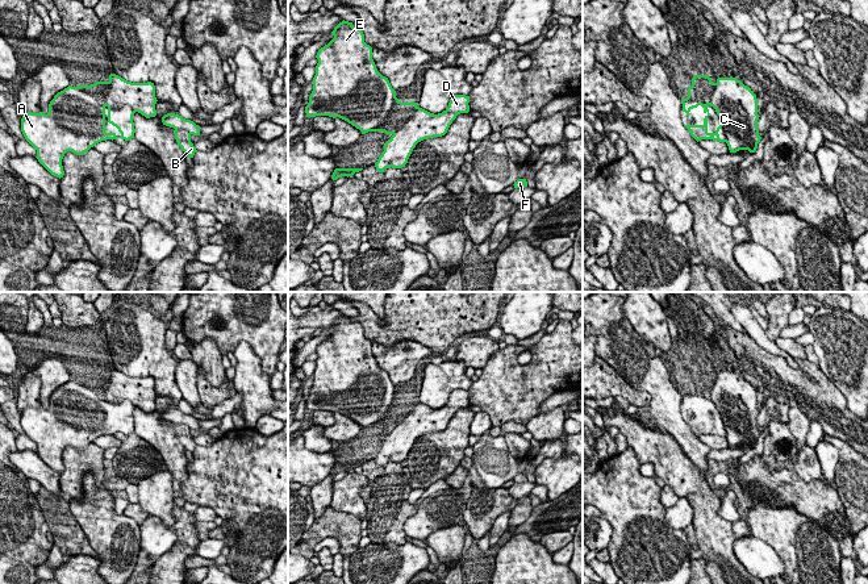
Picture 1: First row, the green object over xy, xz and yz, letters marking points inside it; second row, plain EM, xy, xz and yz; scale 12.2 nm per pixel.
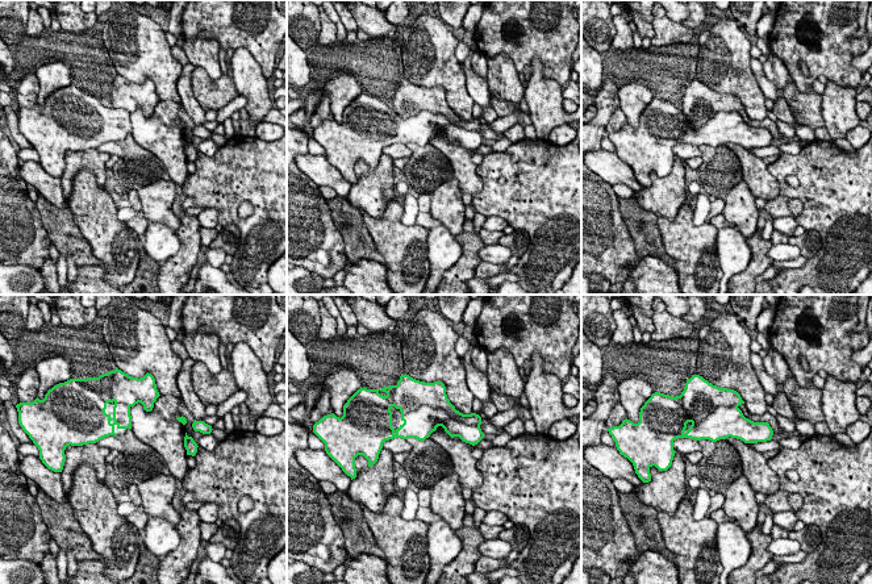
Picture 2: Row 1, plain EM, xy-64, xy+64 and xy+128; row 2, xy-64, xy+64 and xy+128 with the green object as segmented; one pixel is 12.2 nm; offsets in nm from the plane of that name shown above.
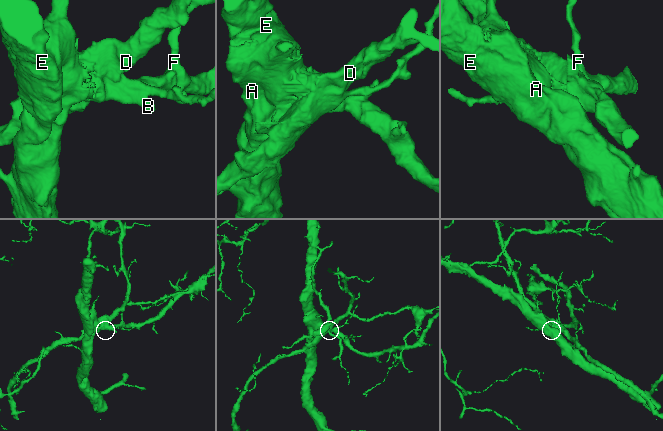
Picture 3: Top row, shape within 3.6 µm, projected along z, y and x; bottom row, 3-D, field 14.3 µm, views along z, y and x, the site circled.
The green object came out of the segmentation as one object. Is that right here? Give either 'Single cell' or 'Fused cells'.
Fused cells

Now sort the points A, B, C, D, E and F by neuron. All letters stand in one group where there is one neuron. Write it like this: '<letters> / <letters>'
A B E F / C D

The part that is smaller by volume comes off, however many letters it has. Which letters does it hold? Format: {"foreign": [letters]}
{"foreign": ["C", "D"]}

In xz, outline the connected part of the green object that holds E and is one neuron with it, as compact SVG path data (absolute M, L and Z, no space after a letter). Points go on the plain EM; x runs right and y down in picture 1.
M342 316L331 326L334 333L316 350L318 358L313 372L313 385L305 401L306 412L339 412L366 429L383 426L396 429L406 416L405 402L417 397L401 397L388 372L383 371L372 354L372 342L364 337L363 326L352 317Z

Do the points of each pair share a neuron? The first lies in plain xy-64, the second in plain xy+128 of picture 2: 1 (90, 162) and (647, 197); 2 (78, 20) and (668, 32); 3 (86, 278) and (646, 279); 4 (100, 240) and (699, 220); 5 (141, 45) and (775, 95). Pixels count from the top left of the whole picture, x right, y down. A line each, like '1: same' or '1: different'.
1: same
2: same
3: same
4: different
5: different

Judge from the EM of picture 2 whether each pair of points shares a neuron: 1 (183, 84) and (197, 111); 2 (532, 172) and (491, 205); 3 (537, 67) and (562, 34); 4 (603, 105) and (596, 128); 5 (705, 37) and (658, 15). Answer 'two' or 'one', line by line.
1: one
2: one
3: two
4: one
5: two

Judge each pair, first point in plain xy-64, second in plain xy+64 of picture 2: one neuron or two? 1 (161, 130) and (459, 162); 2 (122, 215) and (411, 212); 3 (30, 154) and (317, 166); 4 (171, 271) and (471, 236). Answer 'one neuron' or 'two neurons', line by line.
1: one neuron
2: one neuron
3: two neurons
4: one neuron

